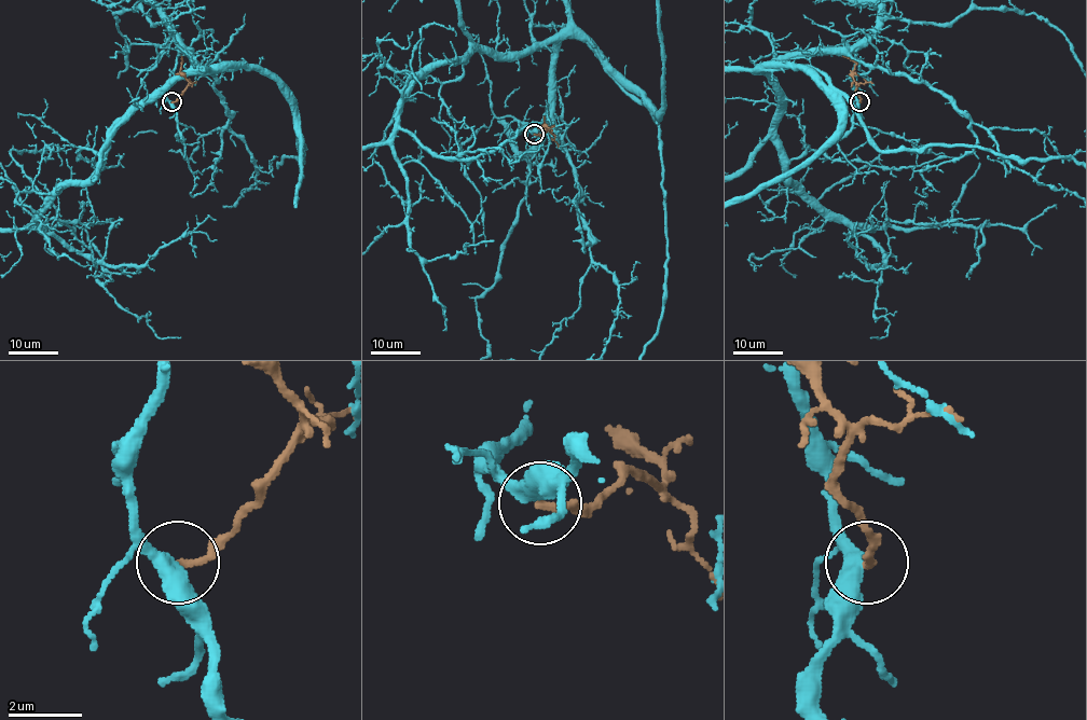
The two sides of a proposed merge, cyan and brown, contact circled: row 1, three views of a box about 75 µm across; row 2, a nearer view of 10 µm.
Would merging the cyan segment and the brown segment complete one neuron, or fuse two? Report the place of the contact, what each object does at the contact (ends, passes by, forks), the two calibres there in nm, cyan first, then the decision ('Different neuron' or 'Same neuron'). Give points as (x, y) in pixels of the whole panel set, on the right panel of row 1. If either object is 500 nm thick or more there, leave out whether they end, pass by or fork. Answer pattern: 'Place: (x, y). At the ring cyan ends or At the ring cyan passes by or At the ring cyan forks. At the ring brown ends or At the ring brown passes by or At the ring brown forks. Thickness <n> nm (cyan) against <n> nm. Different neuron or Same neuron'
Place: (860, 101). At the ring cyan passes by. At the ring brown ends. Thickness 440 nm (cyan) against 220 nm. Different neuron

